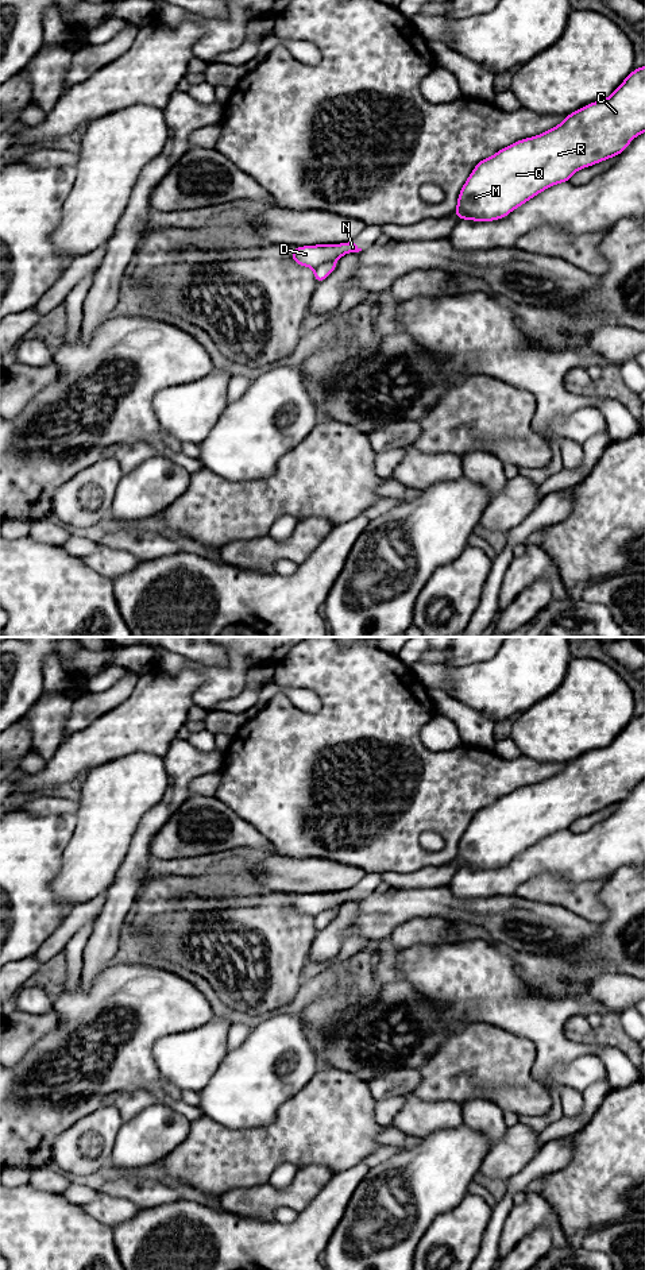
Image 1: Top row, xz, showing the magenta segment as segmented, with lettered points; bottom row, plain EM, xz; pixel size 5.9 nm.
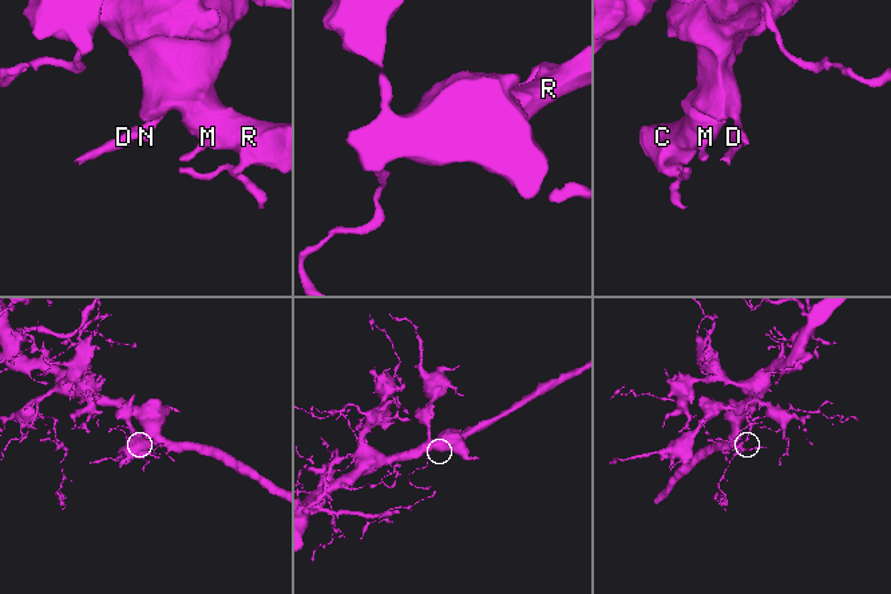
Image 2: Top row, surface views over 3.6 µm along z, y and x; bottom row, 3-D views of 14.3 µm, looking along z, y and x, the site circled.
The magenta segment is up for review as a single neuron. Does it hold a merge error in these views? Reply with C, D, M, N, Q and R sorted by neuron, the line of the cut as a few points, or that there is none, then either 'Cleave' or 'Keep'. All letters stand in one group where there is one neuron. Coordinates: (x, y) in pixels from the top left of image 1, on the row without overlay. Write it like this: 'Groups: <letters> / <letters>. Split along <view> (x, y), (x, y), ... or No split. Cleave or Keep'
Groups: C M Q R / D N. Split along xz (333, 907), (325, 908), (313, 917). Cleave

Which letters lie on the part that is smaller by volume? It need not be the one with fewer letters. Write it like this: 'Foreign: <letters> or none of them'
Foreign: D, N

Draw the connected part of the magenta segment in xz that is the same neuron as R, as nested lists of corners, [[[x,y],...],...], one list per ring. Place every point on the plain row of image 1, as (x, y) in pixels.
[[[645,714],[634,717],[607,746],[478,810],[452,861],[459,868],[503,866],[545,837],[569,830],[580,817],[623,800],[644,780]]]

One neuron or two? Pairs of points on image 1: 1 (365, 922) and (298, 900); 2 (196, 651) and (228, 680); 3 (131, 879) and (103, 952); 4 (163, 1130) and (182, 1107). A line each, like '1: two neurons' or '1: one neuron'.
1: two neurons
2: two neurons
3: one neuron
4: two neurons

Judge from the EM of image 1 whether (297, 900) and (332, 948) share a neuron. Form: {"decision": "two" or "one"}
{"decision": "two"}

